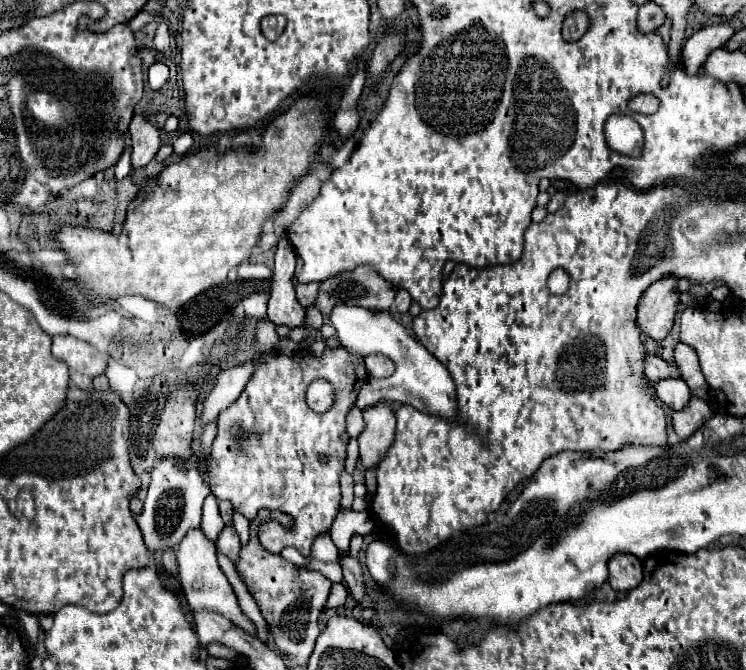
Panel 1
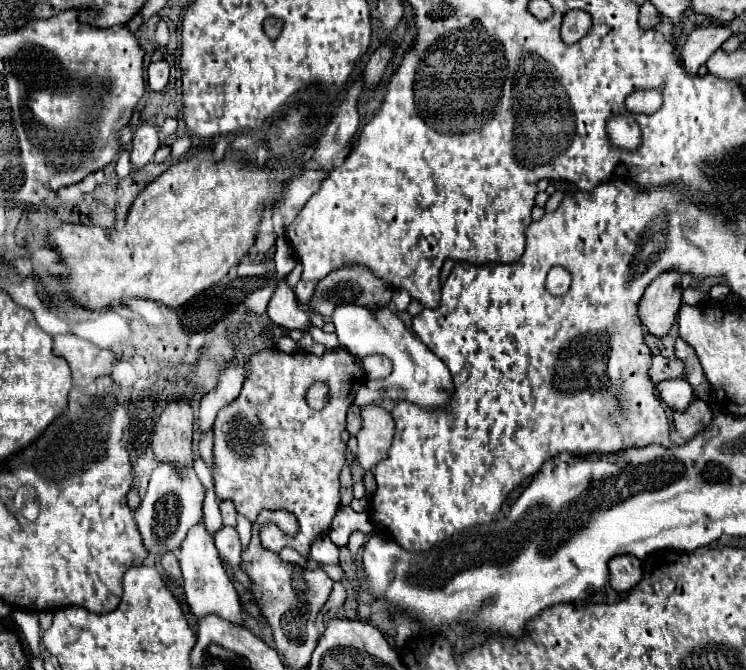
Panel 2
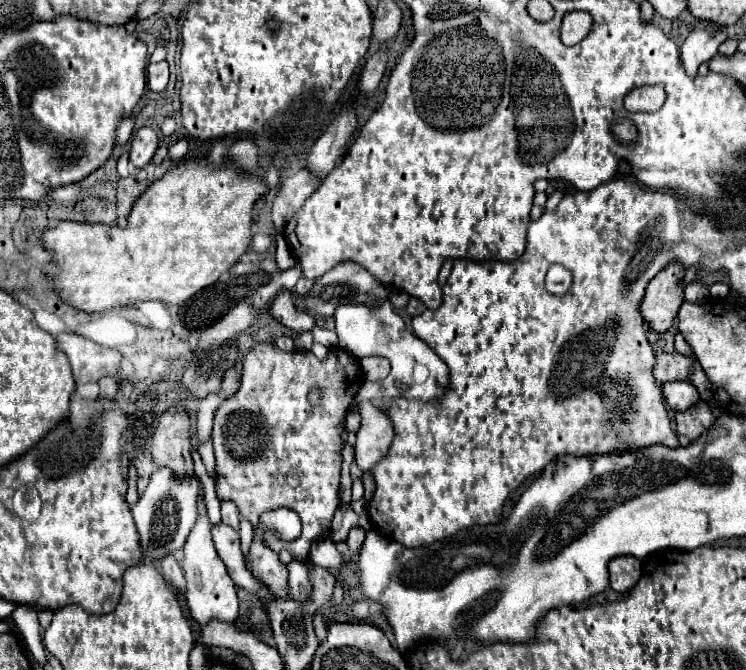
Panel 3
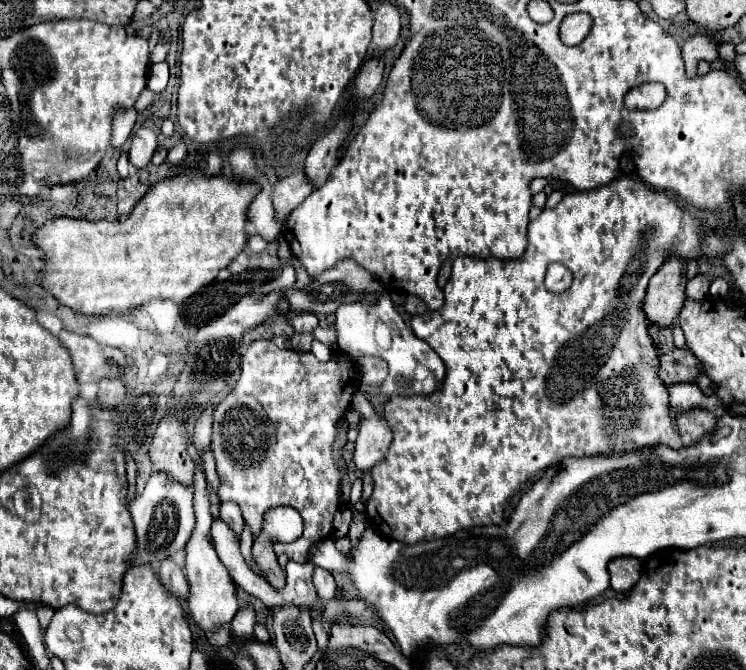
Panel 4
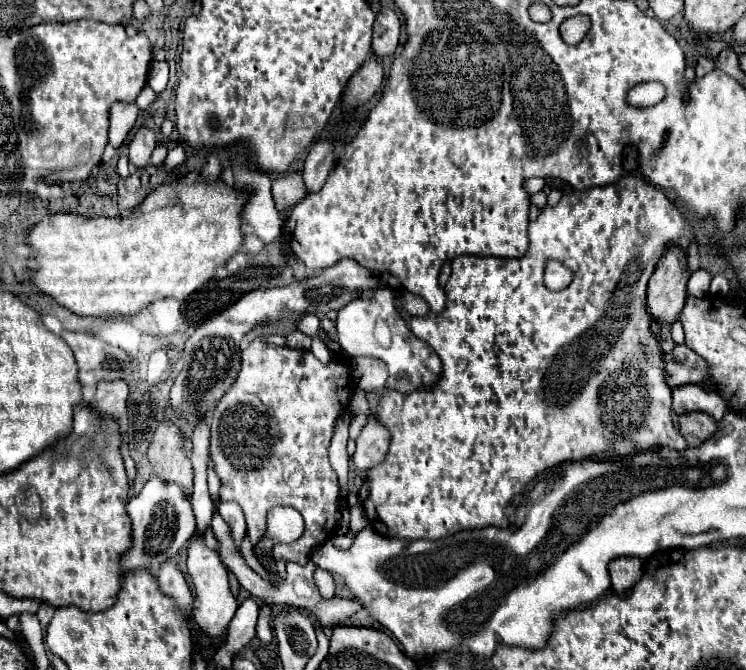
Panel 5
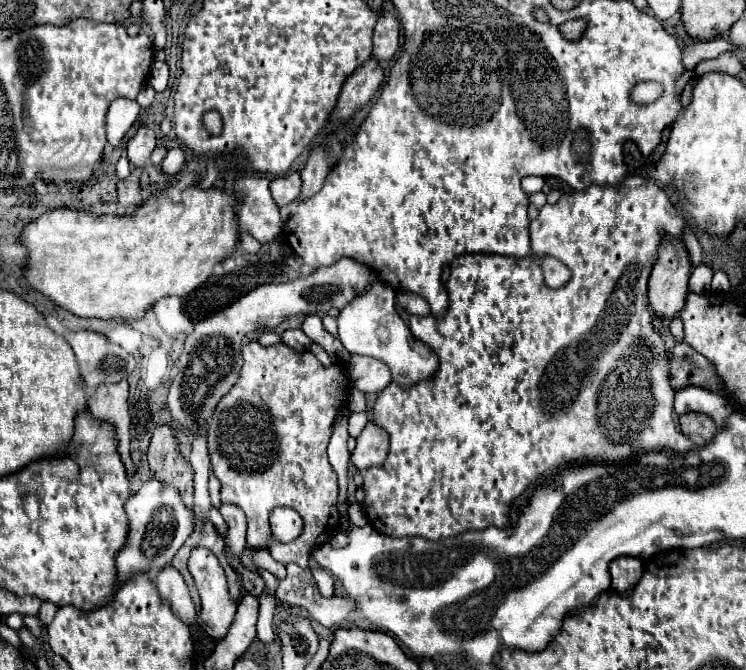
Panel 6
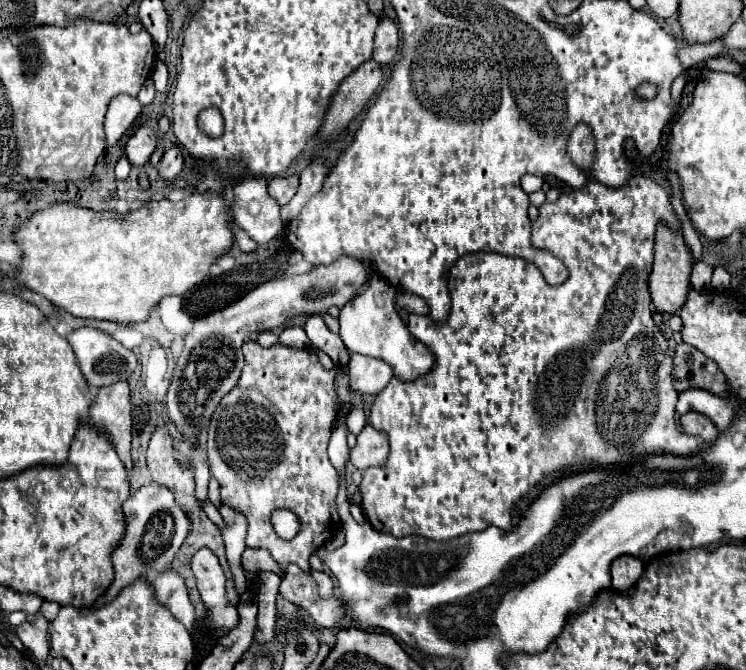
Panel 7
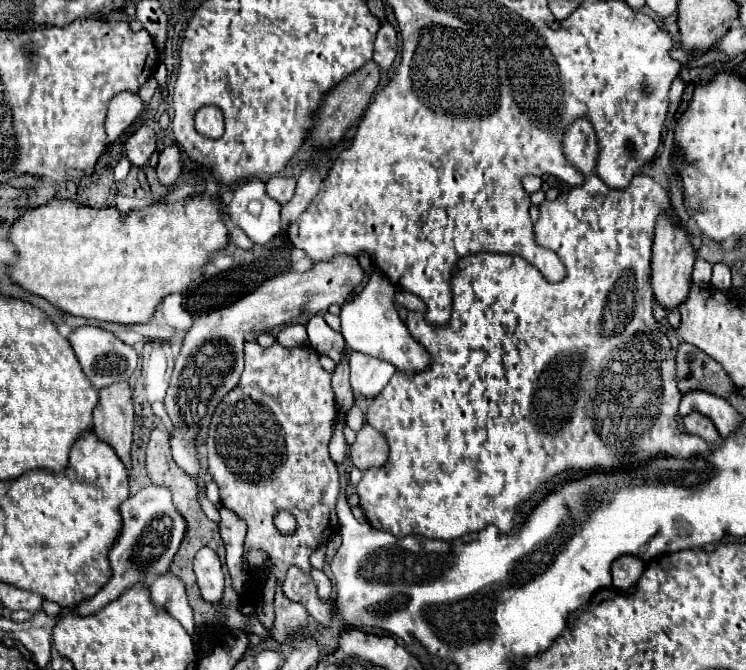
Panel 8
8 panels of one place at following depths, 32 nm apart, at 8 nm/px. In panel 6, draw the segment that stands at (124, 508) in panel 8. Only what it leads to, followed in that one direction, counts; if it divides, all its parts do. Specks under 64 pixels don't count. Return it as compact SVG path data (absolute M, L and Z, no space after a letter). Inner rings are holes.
M148 480L134 496L128 498L124 510L130 520L130 532L126 548L120 550L116 556L120 580L118 584L126 582L136 572L148 572L154 578L160 568L172 562L174 554L192 534L194 512L180 500L180 492L176 492L176 488L172 488L170 484L162 484L158 480Z

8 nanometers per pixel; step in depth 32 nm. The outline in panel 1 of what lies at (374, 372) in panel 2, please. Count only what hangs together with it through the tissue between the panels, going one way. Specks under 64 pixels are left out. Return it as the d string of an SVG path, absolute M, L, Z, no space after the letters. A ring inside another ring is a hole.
M370 354L366 356L366 370L370 378L388 378L394 372L394 362L384 354Z

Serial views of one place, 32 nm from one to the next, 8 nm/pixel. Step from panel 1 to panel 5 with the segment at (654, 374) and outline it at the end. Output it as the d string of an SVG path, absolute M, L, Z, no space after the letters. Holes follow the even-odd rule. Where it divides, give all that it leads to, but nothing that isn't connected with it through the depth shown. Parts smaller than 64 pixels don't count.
M686 344L674 346L672 352L664 354L664 378L670 388L684 384L702 384L704 378L710 380L706 362L696 356L696 352L686 348Z

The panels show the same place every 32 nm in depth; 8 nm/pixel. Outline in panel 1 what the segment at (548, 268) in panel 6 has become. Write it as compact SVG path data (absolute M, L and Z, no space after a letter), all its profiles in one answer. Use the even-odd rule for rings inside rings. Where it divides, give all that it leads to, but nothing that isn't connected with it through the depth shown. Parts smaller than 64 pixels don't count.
M554 270L548 280L548 288L552 294L564 294L568 290L568 282L570 282L570 278L564 270Z

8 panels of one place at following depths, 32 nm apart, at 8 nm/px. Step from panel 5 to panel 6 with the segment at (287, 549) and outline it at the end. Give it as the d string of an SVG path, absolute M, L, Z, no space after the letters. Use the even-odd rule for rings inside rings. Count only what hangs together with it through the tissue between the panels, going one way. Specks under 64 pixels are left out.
M258 340L242 346L242 358L244 366L240 376L230 392L218 402L208 426L208 452L212 472L222 482L222 502L238 504L244 510L248 520L246 540L250 548L268 548L278 562L298 562L298 566L306 568L312 550L328 542L340 530L336 508L338 478L328 462L326 448L332 436L334 418L348 394L348 386L340 388L340 384L348 384L346 368L336 362L326 368L310 350L298 352L286 344L262 346ZM276 506L290 506L304 518L302 534L290 544L276 542L270 536L268 514Z

